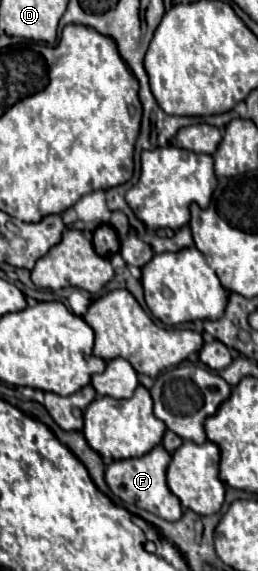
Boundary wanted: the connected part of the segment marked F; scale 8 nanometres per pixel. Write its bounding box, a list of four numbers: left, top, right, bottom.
[106,445,182,521]

